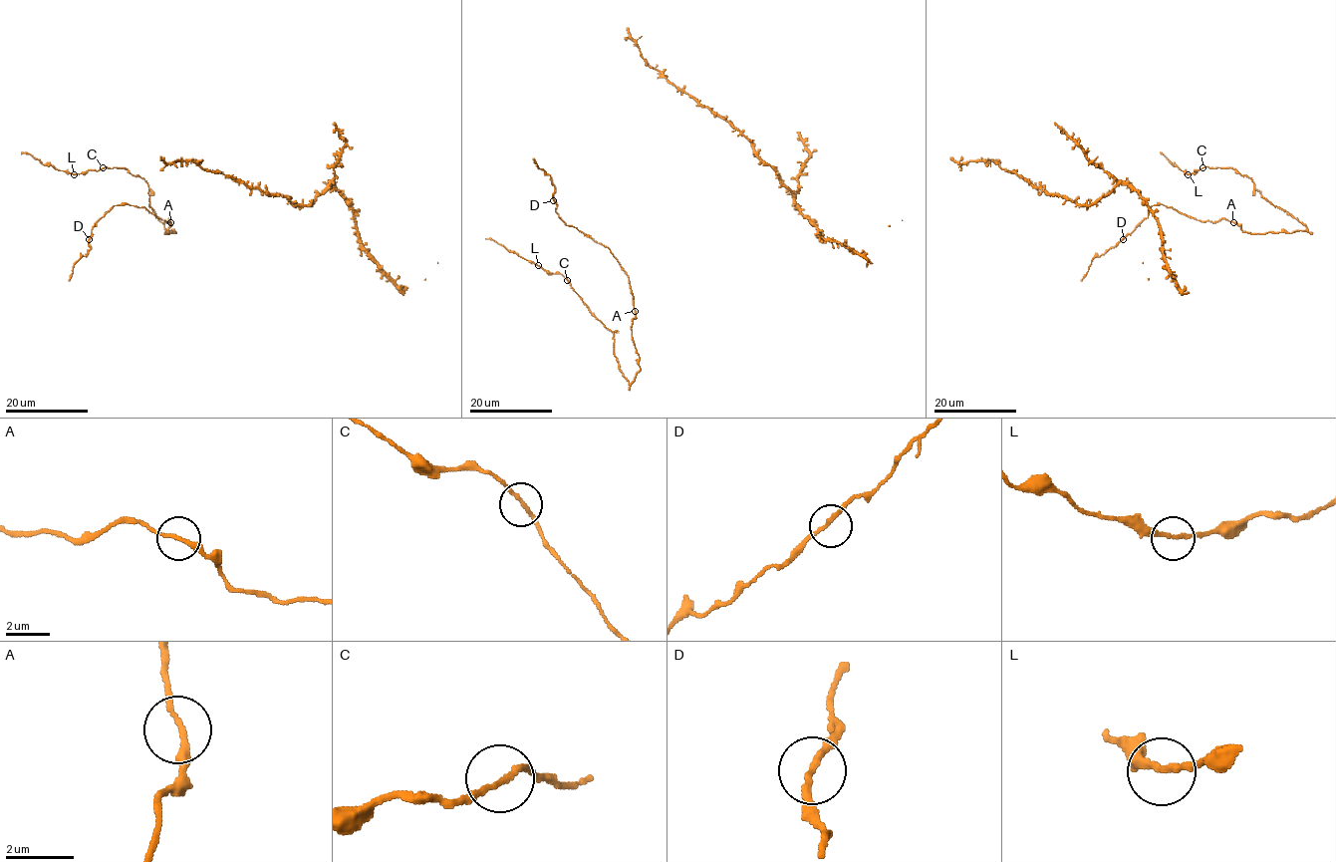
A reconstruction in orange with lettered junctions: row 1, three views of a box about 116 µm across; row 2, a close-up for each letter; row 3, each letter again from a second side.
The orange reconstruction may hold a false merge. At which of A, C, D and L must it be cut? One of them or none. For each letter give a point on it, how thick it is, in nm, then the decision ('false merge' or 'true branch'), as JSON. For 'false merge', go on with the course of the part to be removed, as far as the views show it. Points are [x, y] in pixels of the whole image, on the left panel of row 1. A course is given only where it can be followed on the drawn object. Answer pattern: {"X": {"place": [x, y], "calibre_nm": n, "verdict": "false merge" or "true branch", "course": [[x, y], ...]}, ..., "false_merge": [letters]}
{"A": {"place": [170, 222], "calibre_nm": 170, "verdict": "true branch"}, "C": {"place": [103, 167], "calibre_nm": 160, "verdict": "true branch"}, "D": {"place": [89, 239], "calibre_nm": 170, "verdict": "true branch"}, "L": {"place": [74, 174], "calibre_nm": 170, "verdict": "true branch"}, "false_merge": []}

